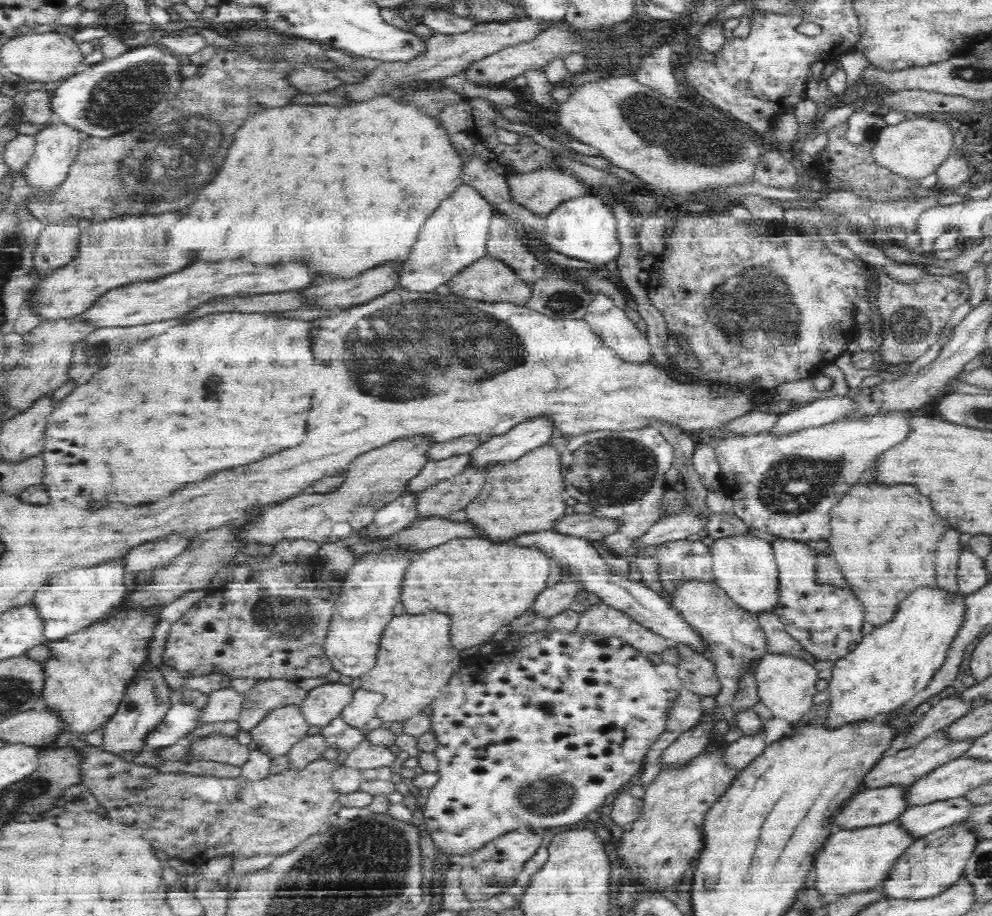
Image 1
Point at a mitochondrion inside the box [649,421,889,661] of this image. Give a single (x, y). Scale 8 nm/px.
(775, 492)

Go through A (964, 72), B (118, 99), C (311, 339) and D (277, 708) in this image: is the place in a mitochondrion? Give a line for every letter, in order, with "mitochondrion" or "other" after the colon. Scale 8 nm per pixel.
A: mitochondrion
B: mitochondrion
C: other
D: other

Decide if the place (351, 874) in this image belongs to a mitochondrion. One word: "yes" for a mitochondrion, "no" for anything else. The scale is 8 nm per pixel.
yes

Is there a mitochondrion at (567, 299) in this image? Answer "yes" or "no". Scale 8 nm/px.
yes

